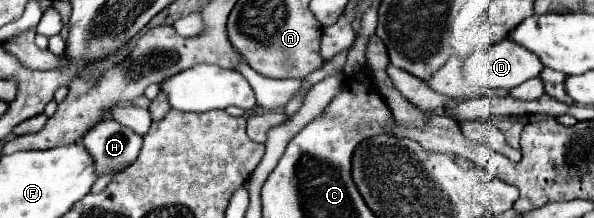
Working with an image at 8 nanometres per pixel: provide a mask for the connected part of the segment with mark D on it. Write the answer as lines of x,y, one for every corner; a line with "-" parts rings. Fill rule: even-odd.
501,40
499,44
491,44
483,54
473,54
463,62
463,76
473,86
487,88
515,88
529,78
537,78
543,72
543,62
539,62
537,54
531,54
527,48
517,46
517,42

